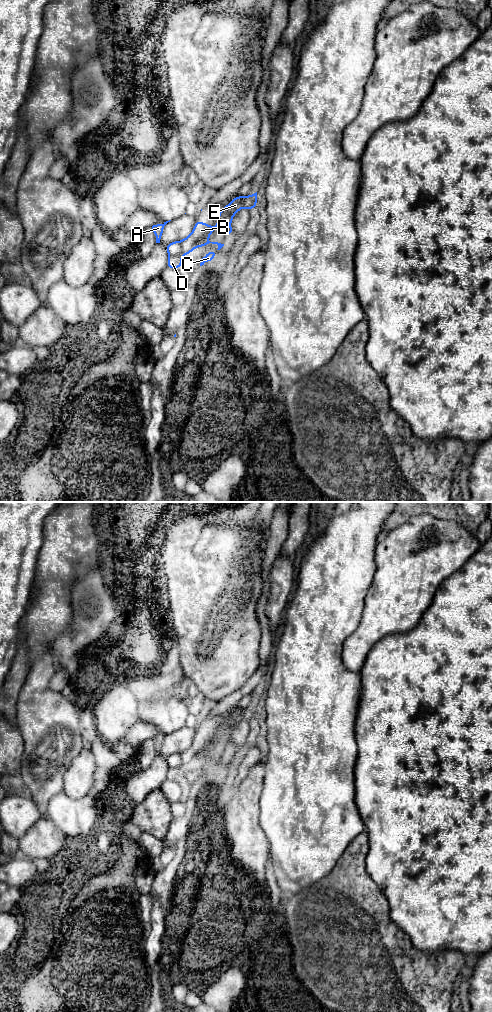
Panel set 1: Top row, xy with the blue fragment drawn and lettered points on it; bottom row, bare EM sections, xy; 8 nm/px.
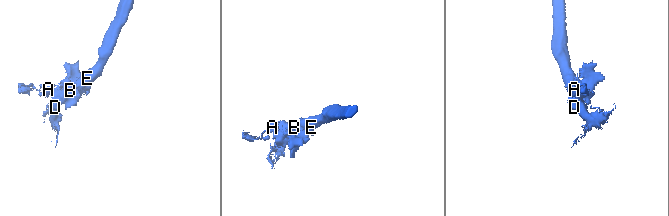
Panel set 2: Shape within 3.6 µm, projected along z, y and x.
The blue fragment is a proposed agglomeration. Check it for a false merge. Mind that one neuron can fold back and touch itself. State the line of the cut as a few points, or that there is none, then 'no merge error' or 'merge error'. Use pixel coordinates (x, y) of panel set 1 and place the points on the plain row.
cut xy (233, 726), (217, 735); merge error

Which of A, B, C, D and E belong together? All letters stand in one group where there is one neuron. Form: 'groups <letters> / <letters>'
groups A B C D / E

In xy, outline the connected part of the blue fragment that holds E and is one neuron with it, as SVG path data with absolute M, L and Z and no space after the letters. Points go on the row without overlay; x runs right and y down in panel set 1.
M257 704L249 708L236 708L228 717L224 718L218 726L217 735L224 734L229 727L235 727L240 721L255 722L257 718Z

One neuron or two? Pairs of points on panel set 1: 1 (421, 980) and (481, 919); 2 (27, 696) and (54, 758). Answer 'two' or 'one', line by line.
1: two
2: one

